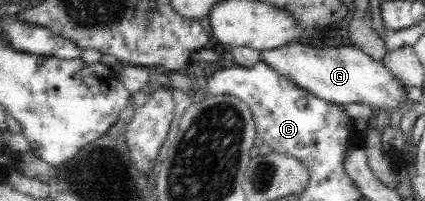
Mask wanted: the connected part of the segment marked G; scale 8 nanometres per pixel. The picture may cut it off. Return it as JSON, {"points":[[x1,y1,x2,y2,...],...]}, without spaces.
{"points":[[307,40,291,45,288,42,260,51,262,63,274,69,280,77,296,84,299,88,310,92,323,101,334,104,366,104,375,108,394,110,402,104,407,88,402,81,396,79,384,65,374,60,361,48,350,44,342,44,338,48,321,49,320,44,313,44]]}

